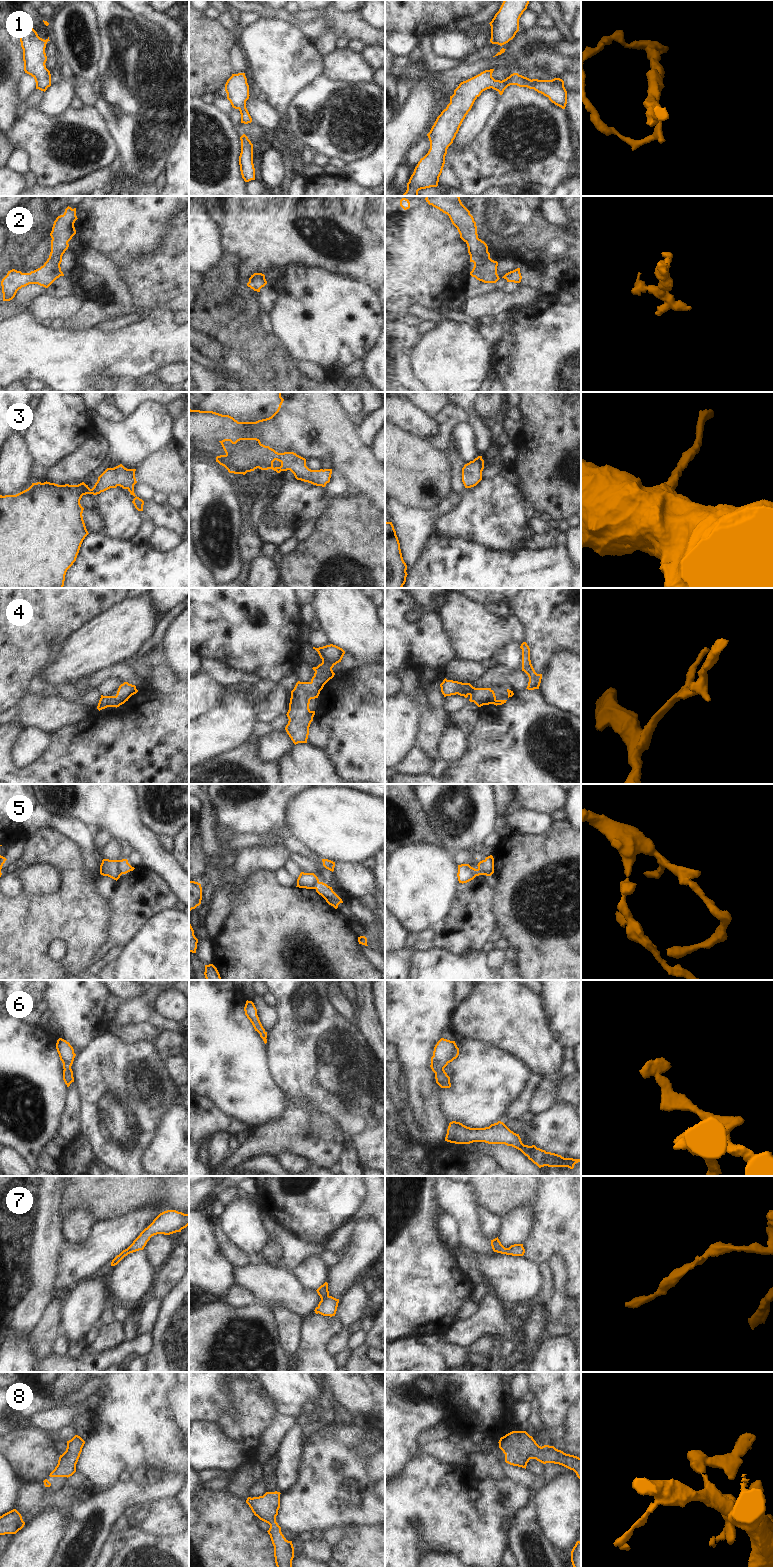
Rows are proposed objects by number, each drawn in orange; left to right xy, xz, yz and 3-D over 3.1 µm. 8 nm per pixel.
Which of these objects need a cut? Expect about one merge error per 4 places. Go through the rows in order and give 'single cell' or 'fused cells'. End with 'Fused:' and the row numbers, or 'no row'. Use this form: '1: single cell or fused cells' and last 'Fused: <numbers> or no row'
1: single cell
2: single cell
3: single cell
4: single cell
5: fused cells
6: single cell
7: single cell
8: single cell
Fused: 5

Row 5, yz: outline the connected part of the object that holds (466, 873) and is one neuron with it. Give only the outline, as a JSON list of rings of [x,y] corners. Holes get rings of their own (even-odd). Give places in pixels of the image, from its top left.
[[[484,860],[480,861],[477,866],[478,868],[475,869],[471,867],[469,864],[458,865],[457,877],[458,877],[459,883],[462,883],[462,884],[467,883],[479,875],[488,876],[484,869]]]

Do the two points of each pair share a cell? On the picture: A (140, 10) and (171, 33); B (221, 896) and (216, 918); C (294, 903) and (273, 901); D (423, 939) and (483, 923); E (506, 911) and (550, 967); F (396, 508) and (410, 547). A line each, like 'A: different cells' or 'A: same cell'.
A: same cell
B: same cell
C: same cell
D: same cell
E: same cell
F: same cell

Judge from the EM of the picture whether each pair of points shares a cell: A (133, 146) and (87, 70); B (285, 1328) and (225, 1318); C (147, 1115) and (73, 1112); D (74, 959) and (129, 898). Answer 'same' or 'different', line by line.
A: different
B: different
C: different
D: different

